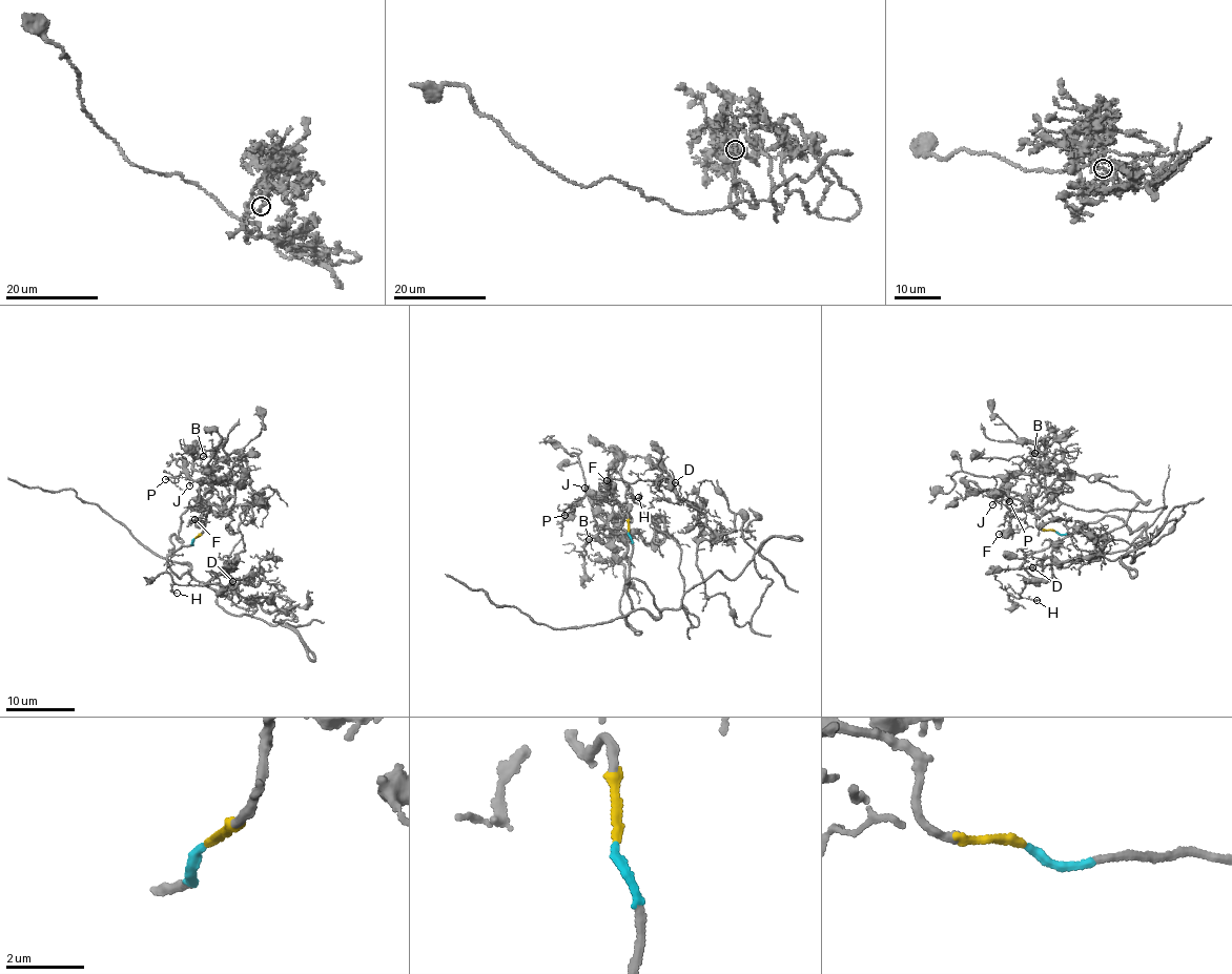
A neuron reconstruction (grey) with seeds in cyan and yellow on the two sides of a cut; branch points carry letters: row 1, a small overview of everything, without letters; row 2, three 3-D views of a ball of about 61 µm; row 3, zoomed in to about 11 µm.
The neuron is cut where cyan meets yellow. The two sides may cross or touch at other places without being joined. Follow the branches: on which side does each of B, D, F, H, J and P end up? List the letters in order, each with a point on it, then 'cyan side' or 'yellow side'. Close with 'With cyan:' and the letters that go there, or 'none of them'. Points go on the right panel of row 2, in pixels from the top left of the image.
B: at (1034, 453); cyan side
D: at (1032, 567); cyan side
F: at (999, 534); yellow side
H: at (1037, 600); cyan side
J: at (992, 504); yellow side
P: at (1009, 501); yellow side
With cyan: B, D, H

